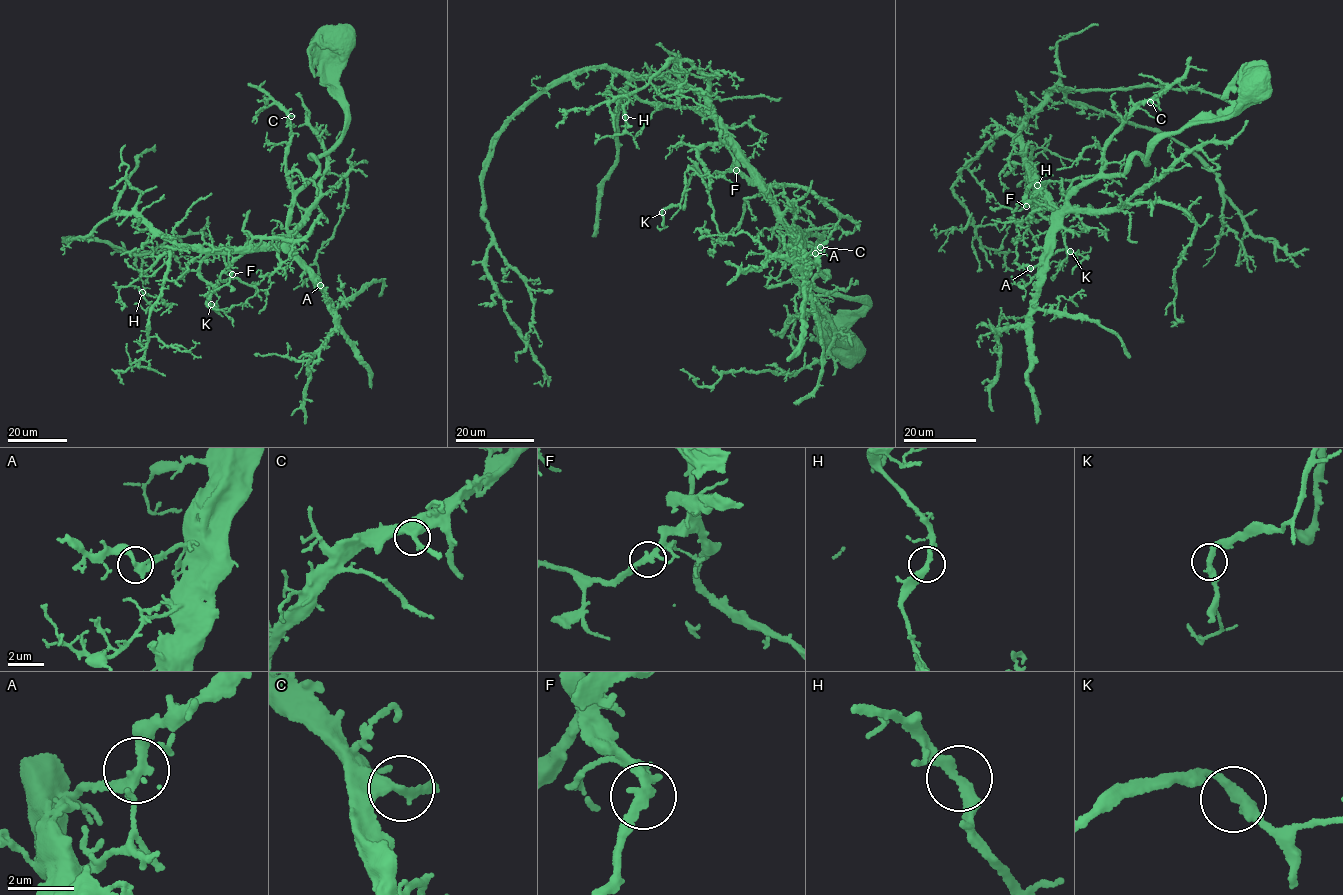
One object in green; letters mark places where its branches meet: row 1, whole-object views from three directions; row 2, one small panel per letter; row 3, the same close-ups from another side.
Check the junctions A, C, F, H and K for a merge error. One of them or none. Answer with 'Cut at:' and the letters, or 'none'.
Cut at: none

